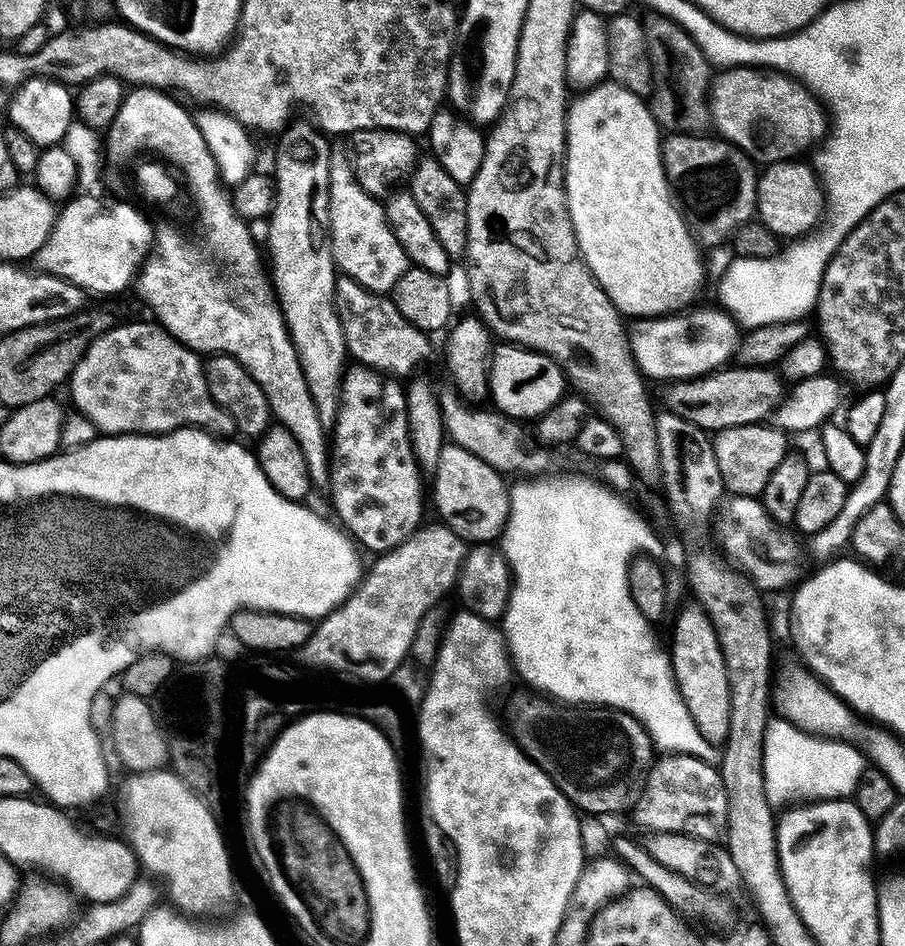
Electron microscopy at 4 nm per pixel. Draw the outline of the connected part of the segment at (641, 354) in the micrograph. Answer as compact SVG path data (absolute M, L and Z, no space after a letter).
M688 310L683 314L673 314L663 318L644 318L639 322L633 323L630 328L630 343L632 347L632 357L636 360L636 367L644 374L649 381L653 380L664 380L663 382L683 382L685 380L701 380L704 376L711 376L713 373L727 369L729 365L733 363L734 357L737 355L740 347L740 341L742 339L742 328L740 324L736 322L724 310L718 310L718 312L692 312L696 310Z

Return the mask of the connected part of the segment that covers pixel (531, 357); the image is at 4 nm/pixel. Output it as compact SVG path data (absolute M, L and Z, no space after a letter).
M515 346L500 347L493 351L490 361L491 403L513 421L540 420L565 399L566 379L563 368L555 360L543 356L540 352L530 352L527 348Z

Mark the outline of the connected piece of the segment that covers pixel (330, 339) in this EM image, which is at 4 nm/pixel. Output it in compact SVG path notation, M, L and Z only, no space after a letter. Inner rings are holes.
M311 127L295 128L287 133L288 141L276 156L274 171L279 199L268 222L274 286L306 382L309 386L338 386L344 374L346 349L343 327L336 313L338 269L327 226L330 176L327 171L320 172L324 164L312 153L326 151L330 140L325 133ZM308 208L312 214L308 214Z

